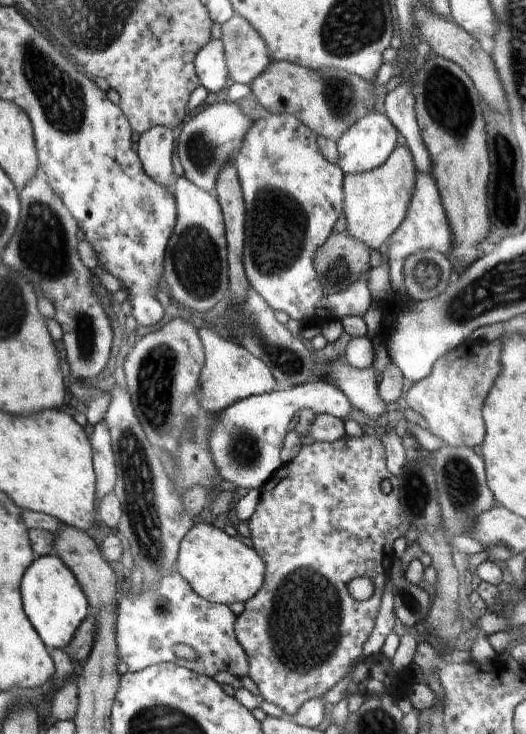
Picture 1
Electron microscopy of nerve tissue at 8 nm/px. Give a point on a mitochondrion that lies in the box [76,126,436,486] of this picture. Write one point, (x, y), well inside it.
(278, 229)

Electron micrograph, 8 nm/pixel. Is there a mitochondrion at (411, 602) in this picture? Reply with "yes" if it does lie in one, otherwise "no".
yes

